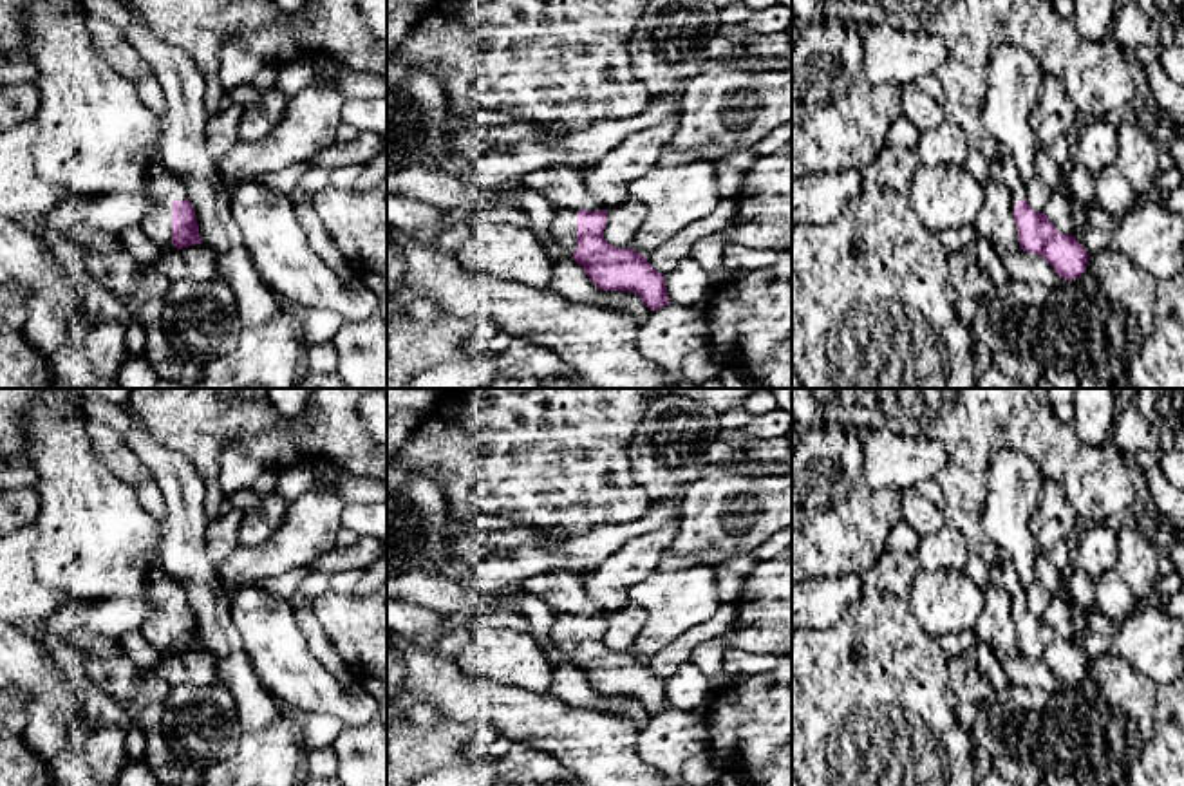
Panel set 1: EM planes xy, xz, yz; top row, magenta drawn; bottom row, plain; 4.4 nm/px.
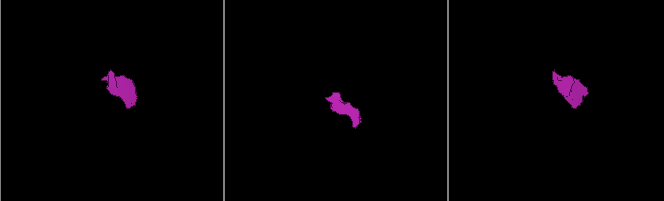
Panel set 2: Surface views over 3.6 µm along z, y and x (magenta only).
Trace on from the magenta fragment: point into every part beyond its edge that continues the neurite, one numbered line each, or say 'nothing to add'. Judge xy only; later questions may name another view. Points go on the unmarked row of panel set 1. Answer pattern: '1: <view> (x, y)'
1: xy (163, 591)

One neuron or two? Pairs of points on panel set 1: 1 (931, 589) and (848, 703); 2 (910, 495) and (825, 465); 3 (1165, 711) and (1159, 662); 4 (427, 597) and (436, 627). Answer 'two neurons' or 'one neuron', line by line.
1: two neurons
2: two neurons
3: two neurons
4: two neurons

